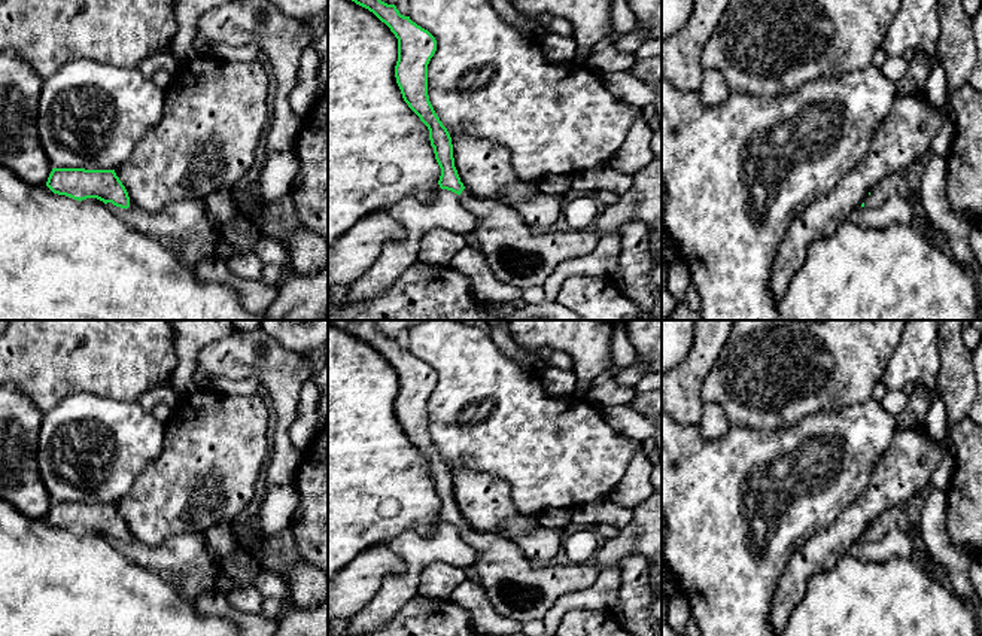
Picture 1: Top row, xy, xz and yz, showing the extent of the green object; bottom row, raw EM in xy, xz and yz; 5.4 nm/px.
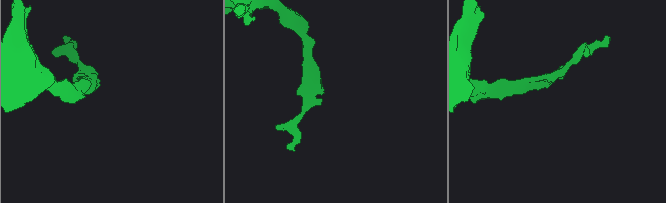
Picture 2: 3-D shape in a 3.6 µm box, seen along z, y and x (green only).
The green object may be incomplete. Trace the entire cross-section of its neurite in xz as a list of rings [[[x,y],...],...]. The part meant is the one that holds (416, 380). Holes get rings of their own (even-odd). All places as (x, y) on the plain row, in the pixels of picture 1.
[[[376,320],[331,323],[373,346],[398,372],[395,411],[402,432],[429,463],[431,480],[441,502],[440,521],[457,527],[478,553],[472,567],[496,614],[522,624],[542,620],[559,597],[593,587],[601,572],[595,563],[560,559],[538,567],[528,562],[513,541],[478,532],[463,520],[454,500],[452,471],[428,429],[428,398],[437,384],[435,371],[410,350],[401,349],[395,338],[381,335]]]

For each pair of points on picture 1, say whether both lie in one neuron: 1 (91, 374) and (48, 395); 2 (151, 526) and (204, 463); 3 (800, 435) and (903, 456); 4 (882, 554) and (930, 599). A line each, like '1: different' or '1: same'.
1: same
2: same
3: different
4: different

